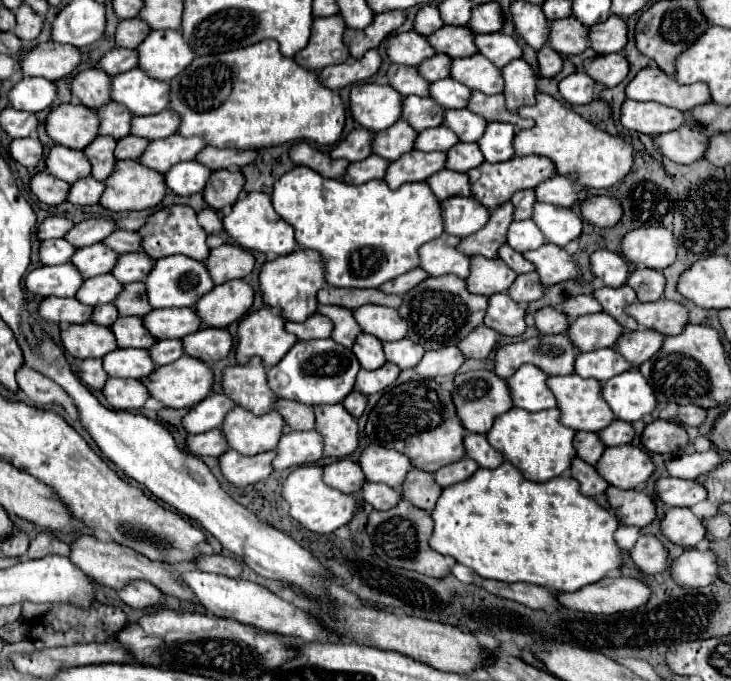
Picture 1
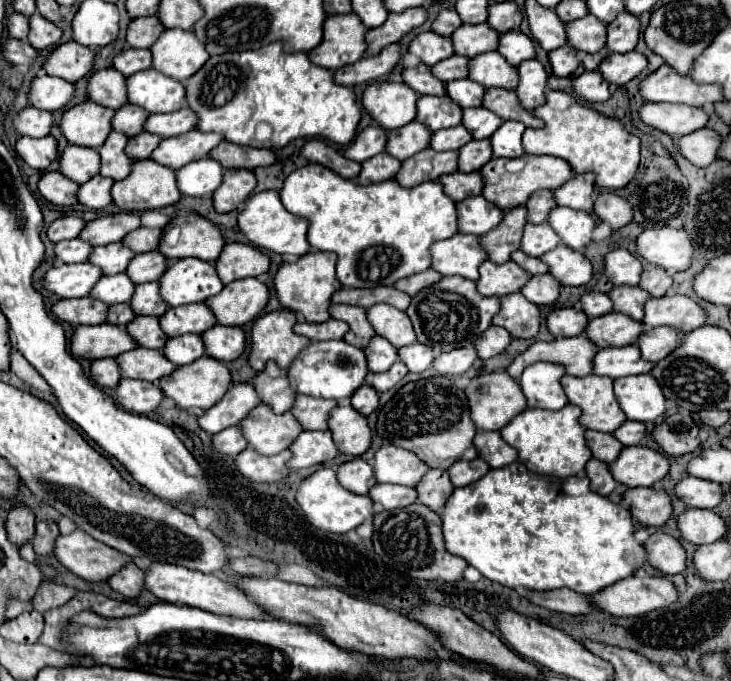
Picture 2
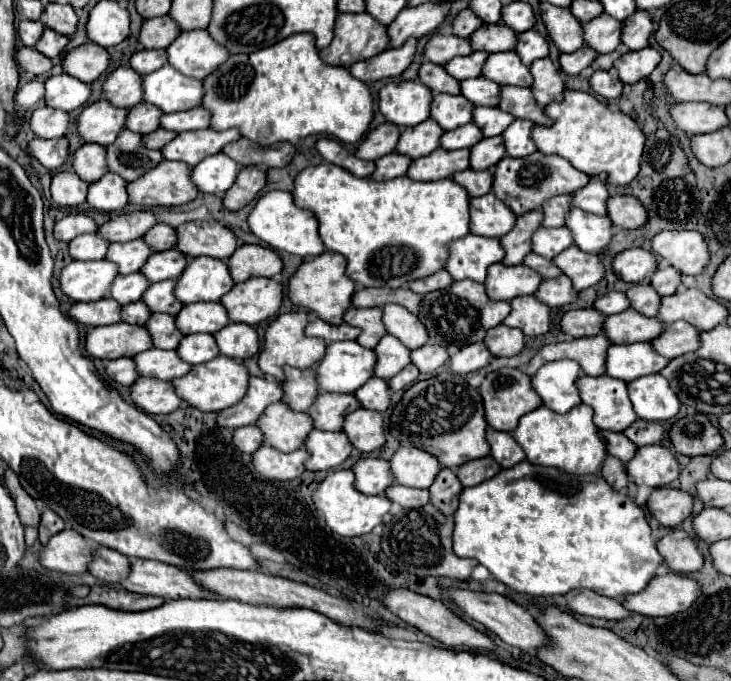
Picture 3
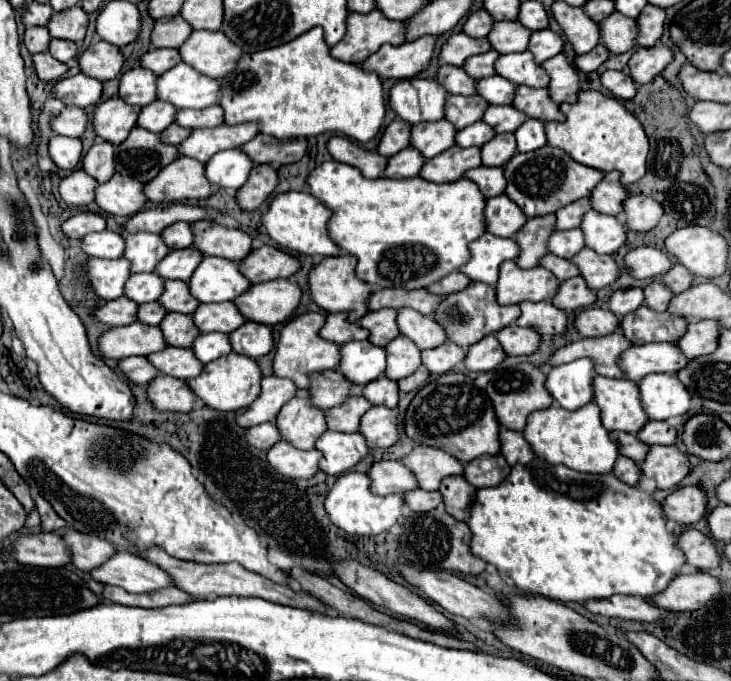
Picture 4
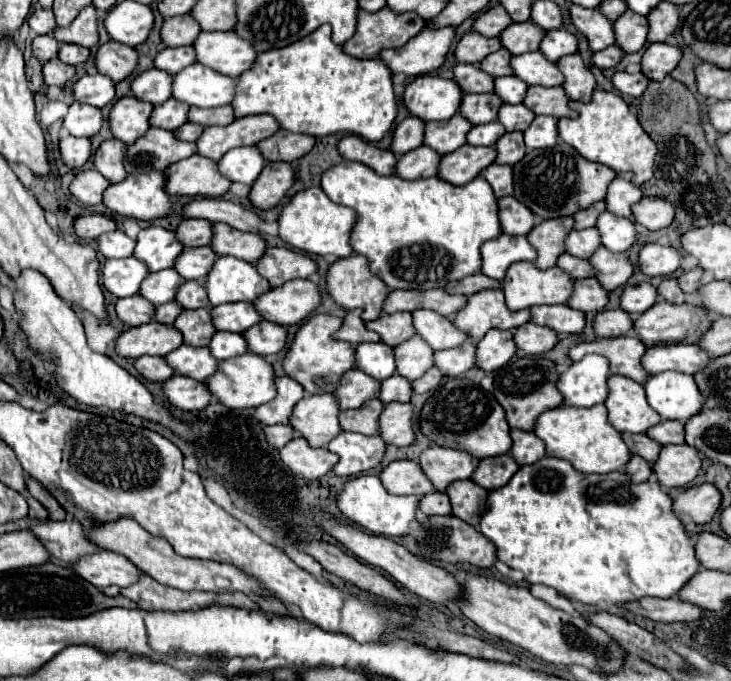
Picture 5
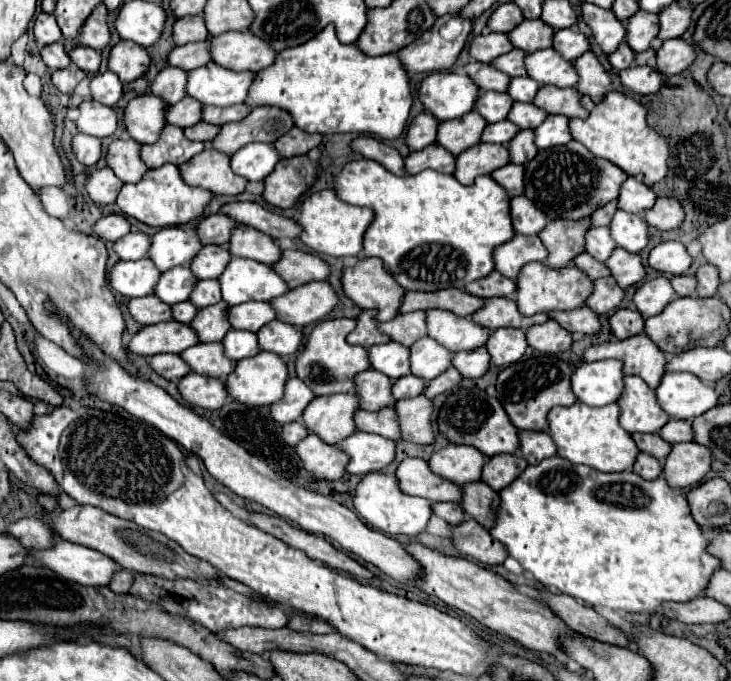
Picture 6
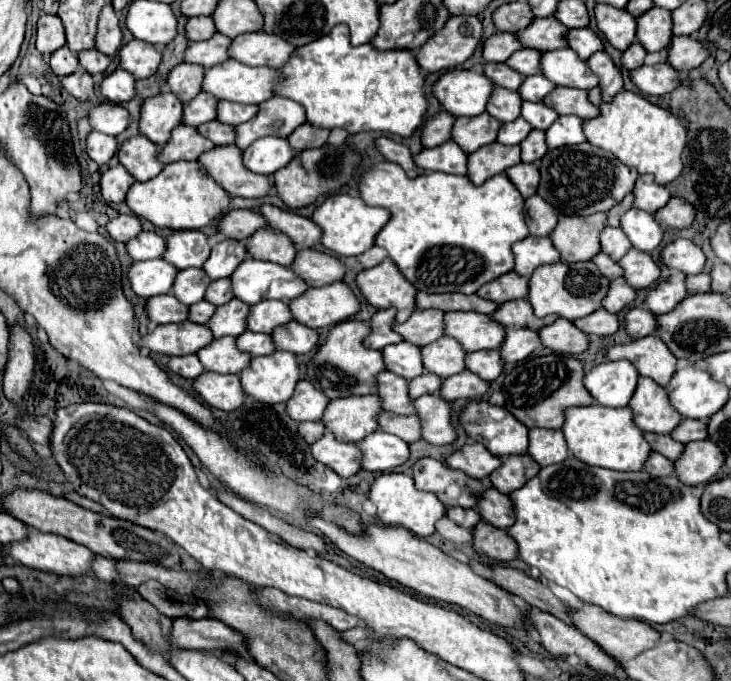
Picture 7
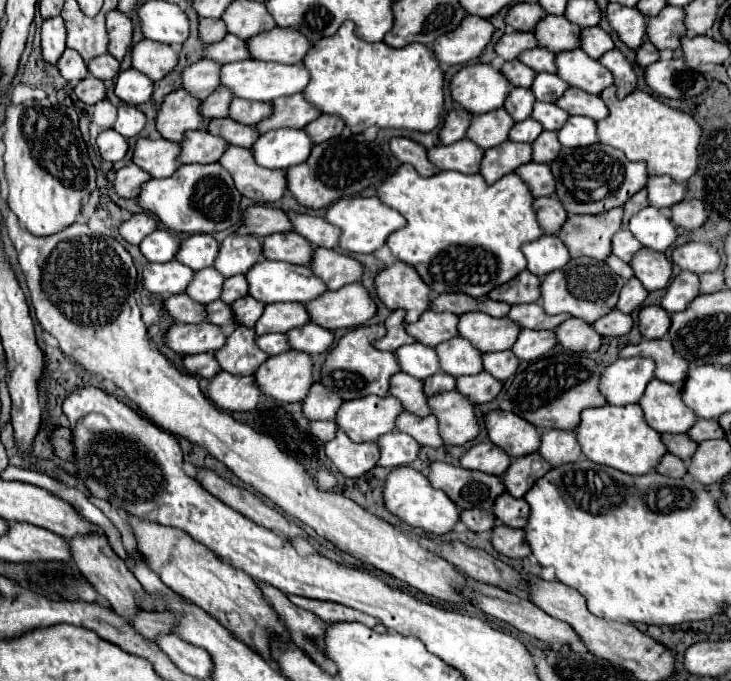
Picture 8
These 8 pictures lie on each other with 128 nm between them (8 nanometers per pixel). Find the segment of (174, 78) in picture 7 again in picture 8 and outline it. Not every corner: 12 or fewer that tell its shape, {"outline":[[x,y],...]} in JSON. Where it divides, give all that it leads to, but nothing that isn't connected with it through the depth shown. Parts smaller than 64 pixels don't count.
{"outline":[[198,60],[182,70],[182,88],[204,100],[220,86],[220,64]]}

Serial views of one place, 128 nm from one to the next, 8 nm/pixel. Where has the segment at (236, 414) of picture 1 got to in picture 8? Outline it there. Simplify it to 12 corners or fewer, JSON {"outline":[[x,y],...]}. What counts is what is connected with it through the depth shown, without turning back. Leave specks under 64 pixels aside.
{"outline":[[386,396],[342,402],[336,424],[352,442],[376,442],[402,412]]}

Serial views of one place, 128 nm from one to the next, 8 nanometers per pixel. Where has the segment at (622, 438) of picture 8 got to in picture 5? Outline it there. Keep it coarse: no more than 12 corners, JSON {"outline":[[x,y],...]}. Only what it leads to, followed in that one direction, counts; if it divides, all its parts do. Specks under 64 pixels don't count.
{"outline":[[604,404],[538,416],[546,456],[578,472],[624,470],[630,452]]}

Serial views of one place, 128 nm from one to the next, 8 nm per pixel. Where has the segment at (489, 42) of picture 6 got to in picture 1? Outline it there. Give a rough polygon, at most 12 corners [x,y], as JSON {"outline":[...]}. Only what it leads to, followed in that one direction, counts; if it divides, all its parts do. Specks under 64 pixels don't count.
{"outline":[[414,30],[390,36],[390,62],[418,66],[436,52]]}

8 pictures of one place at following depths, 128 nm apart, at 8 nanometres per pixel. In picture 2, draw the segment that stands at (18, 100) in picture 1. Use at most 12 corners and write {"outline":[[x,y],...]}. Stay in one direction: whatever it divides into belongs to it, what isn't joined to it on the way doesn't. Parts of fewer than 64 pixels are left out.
{"outline":[[54,76],[30,82],[28,102],[54,112],[74,96],[70,82]]}

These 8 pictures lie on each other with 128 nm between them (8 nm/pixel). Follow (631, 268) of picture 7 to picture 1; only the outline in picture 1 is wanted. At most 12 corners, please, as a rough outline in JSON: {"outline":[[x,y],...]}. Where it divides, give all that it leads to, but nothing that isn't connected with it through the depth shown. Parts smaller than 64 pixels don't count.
{"outline":[[556,244],[522,256],[536,266],[544,286],[578,276],[572,256]]}

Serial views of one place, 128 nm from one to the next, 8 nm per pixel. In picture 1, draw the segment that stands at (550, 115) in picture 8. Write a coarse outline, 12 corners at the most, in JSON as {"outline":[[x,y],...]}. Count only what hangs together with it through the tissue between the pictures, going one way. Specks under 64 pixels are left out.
{"outline":[[446,110],[446,128],[460,142],[476,142],[486,128],[482,116]]}

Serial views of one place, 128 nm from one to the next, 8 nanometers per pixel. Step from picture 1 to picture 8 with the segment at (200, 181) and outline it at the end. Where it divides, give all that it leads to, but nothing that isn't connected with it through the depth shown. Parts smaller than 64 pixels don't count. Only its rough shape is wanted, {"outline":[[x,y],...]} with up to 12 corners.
{"outline":[[300,128],[266,132],[252,146],[258,166],[286,170],[312,150]]}

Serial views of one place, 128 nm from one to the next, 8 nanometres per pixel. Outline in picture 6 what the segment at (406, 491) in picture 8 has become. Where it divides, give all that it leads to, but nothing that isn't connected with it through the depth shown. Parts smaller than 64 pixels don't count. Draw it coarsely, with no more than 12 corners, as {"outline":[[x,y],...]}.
{"outline":[[366,474],[356,514],[390,536],[416,536],[432,516],[426,498],[396,476]]}

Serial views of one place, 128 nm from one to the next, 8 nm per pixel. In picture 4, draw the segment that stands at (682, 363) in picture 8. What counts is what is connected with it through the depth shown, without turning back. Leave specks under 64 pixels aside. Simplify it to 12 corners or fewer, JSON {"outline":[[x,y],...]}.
{"outline":[[620,330],[558,348],[544,368],[590,358],[596,374],[622,378],[616,358],[630,342]]}

